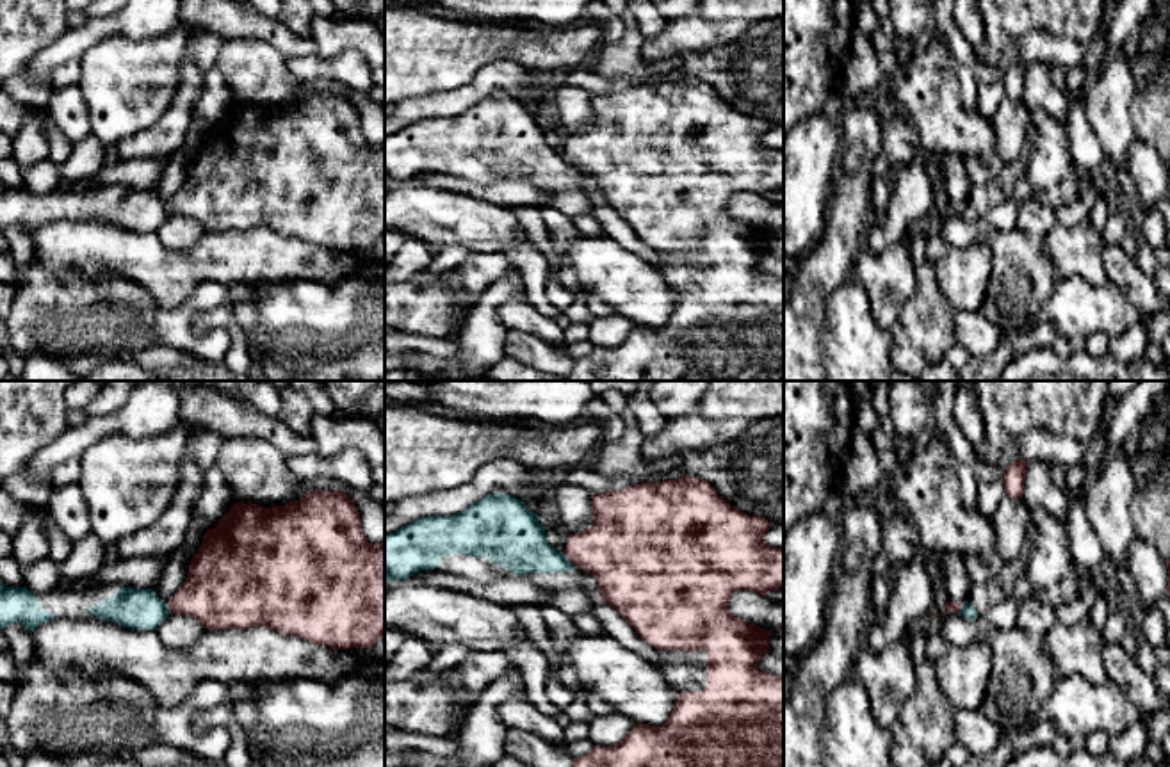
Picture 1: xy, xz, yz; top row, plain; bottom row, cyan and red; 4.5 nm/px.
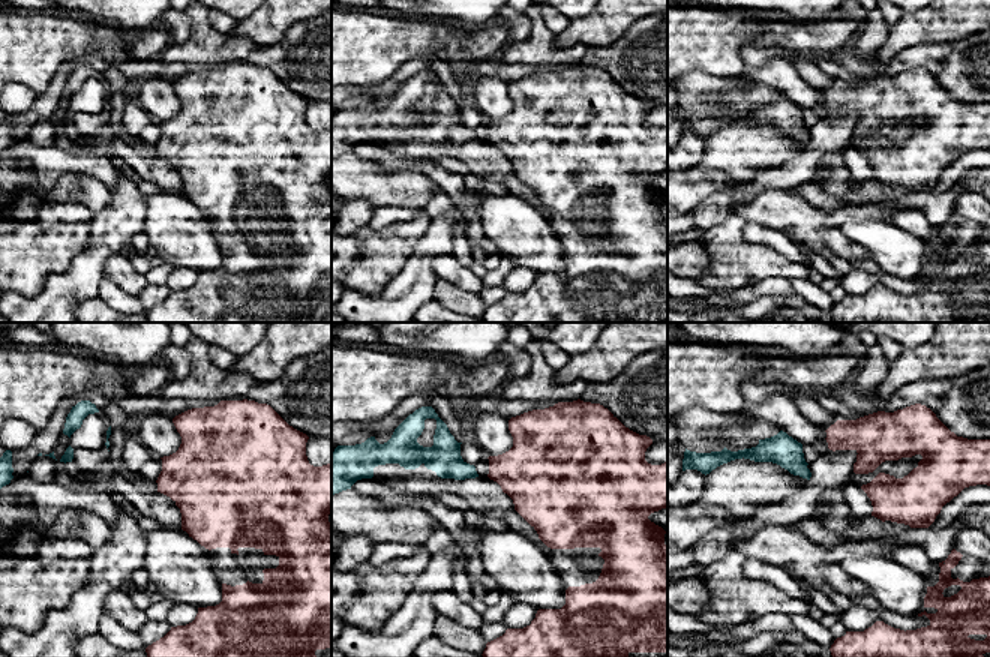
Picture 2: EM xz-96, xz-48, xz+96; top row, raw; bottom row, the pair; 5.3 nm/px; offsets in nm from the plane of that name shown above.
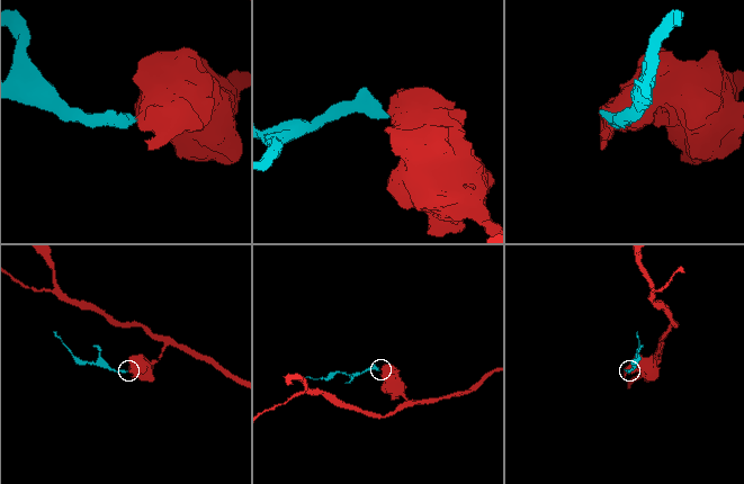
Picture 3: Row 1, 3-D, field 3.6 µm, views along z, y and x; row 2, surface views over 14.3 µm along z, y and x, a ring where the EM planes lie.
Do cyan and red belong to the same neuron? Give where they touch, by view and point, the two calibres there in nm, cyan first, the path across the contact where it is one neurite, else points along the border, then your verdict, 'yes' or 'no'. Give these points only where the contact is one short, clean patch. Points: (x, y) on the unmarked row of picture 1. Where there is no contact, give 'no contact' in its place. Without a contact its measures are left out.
xz (567, 161) | 280/340 nm | along xz (561, 155), (576, 168) | no

